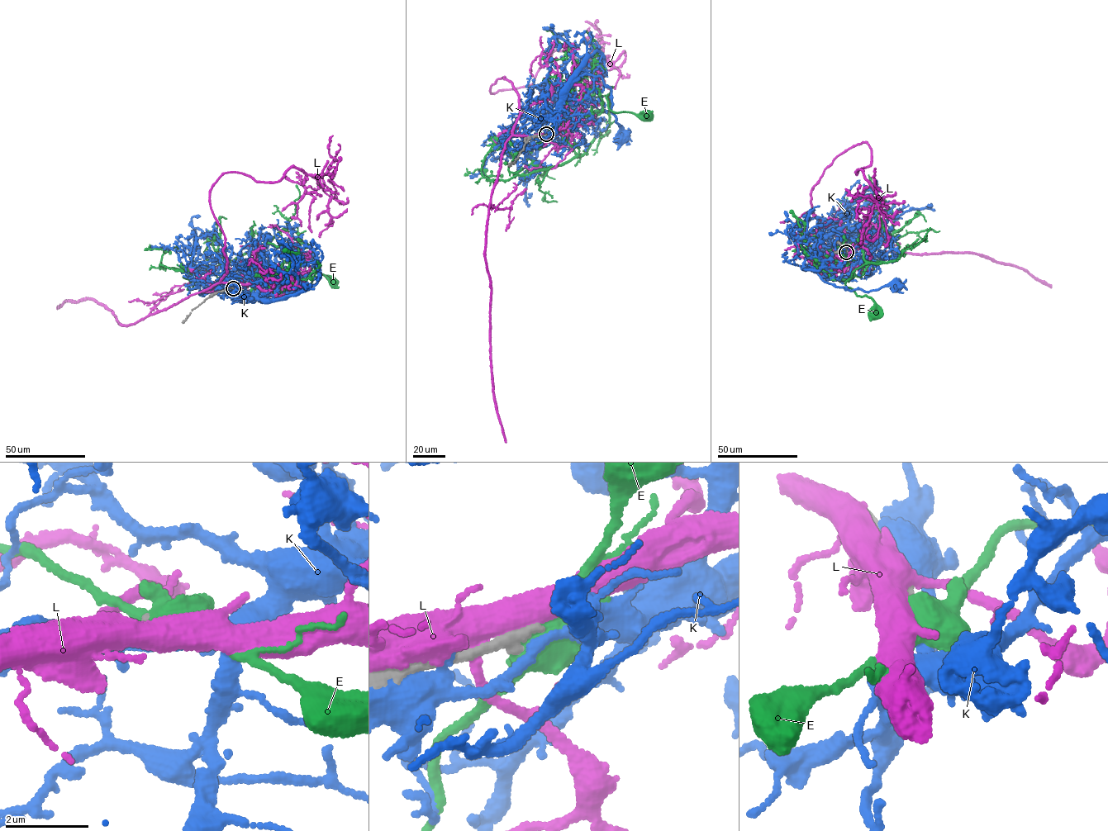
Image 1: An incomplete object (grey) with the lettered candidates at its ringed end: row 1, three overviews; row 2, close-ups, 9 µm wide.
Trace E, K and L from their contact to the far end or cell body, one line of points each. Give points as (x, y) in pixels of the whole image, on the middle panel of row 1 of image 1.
E: (546, 134), (540, 144), (573, 113), (607, 112), (611, 87), (606, 97), (609, 108), (647, 112)
K: (546, 135), (554, 129), (555, 116), (573, 82), (588, 73), (599, 76), (611, 88), (611, 113), (623, 138)
L: (546, 134), (513, 134), (518, 96), (496, 79), (490, 92), (530, 84), (559, 49), (607, 56), (615, 88)

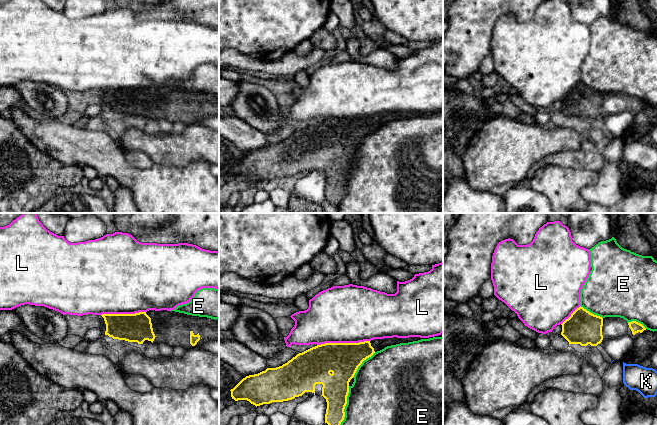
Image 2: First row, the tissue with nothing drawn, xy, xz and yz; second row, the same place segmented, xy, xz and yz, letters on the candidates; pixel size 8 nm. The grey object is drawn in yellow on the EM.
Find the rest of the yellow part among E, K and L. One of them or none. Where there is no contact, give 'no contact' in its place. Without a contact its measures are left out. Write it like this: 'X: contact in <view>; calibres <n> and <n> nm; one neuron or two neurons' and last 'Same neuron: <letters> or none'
E: contact in xz; calibres 220 and 480 nm; two neurons
K: no contact; two neurons
L: contact in xz; calibres 280 and 460 nm; two neurons
Same neuron: none

